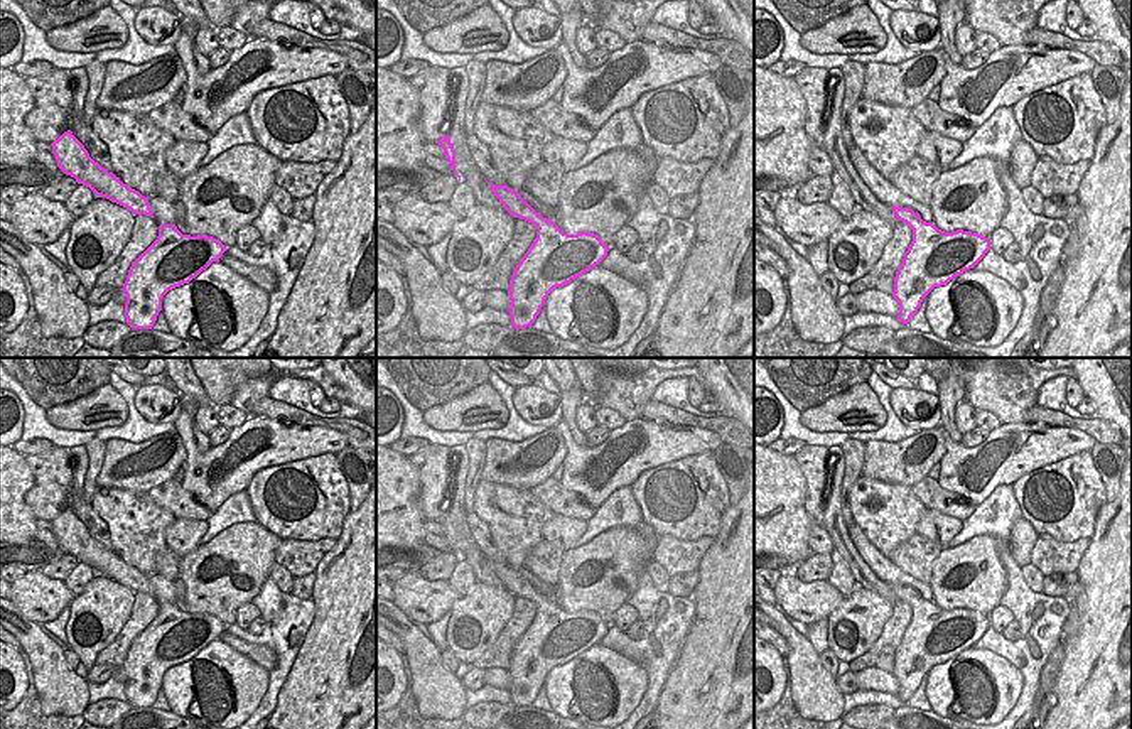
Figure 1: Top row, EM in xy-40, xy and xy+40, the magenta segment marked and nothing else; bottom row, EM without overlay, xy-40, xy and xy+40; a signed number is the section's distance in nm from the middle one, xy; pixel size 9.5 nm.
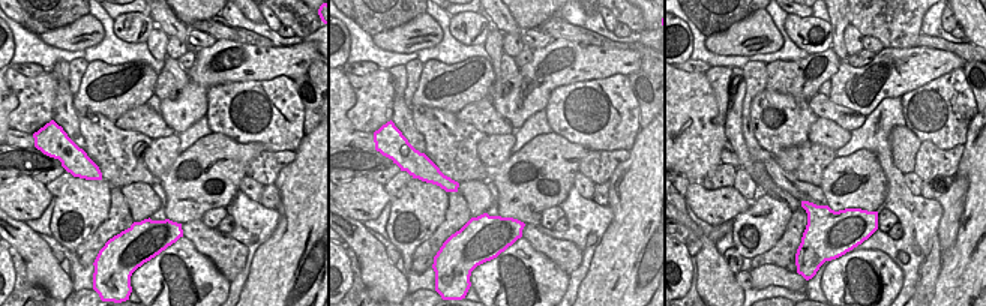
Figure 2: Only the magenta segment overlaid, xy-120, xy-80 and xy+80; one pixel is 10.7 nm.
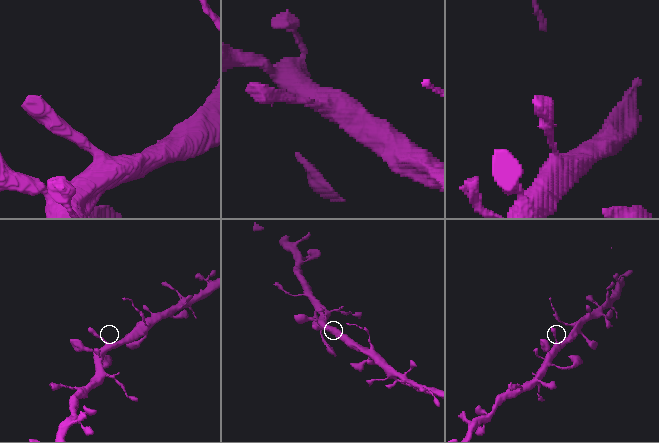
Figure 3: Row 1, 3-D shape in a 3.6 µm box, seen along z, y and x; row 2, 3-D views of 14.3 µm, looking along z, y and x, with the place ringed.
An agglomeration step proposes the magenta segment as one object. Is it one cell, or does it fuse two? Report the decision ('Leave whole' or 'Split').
Leave whole.

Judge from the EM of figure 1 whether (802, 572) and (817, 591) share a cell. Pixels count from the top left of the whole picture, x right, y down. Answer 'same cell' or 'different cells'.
different cells

